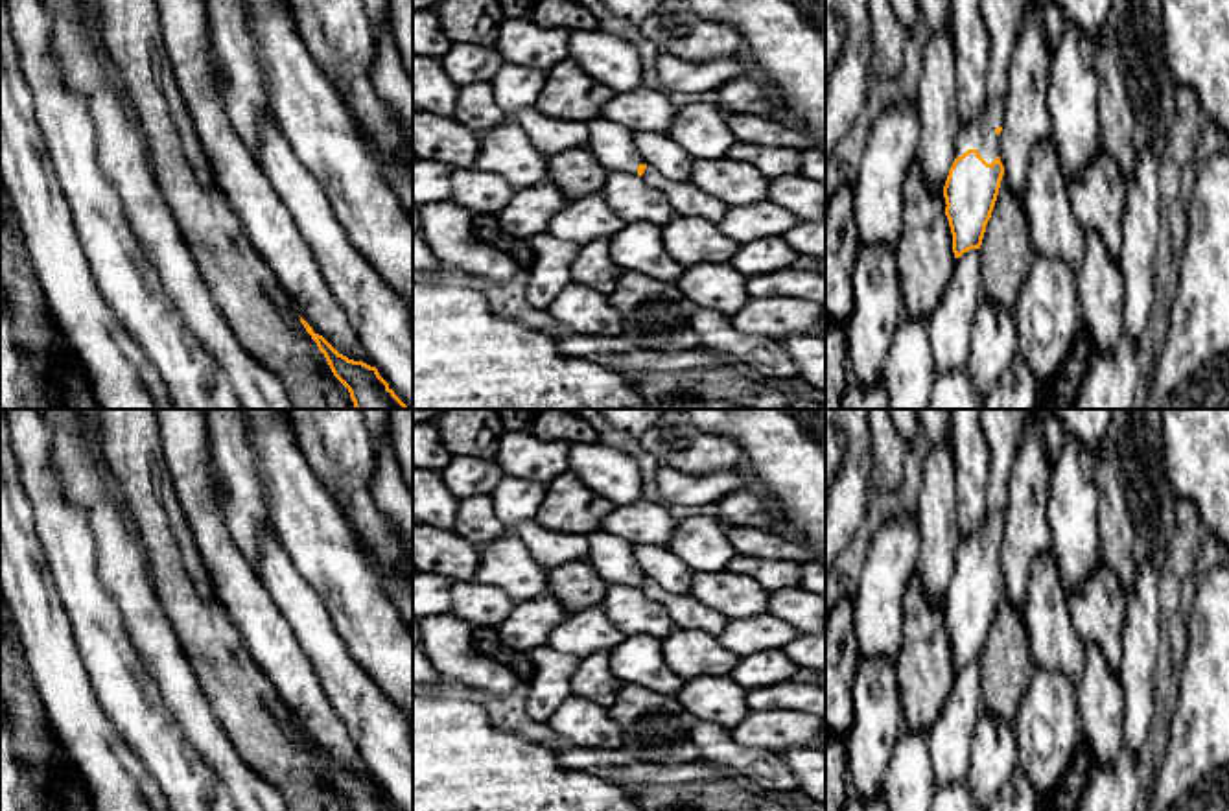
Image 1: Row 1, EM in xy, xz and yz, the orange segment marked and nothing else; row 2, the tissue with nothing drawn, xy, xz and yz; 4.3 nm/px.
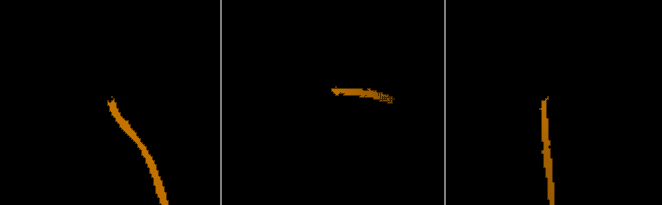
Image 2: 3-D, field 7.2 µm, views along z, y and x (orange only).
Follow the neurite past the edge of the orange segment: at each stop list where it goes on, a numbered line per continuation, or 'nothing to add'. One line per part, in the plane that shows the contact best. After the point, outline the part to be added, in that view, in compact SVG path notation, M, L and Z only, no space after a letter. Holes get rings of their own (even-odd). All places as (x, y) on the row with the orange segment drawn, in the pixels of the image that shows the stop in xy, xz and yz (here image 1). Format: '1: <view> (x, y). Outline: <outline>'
1: yz (979, 133). Outline: M988 94L982 112L975 120L962 120L954 140L954 157L962 157L967 149L977 149L978 155L991 164L1001 157L1001 135L997 135L995 129L1004 123L1006 107Z

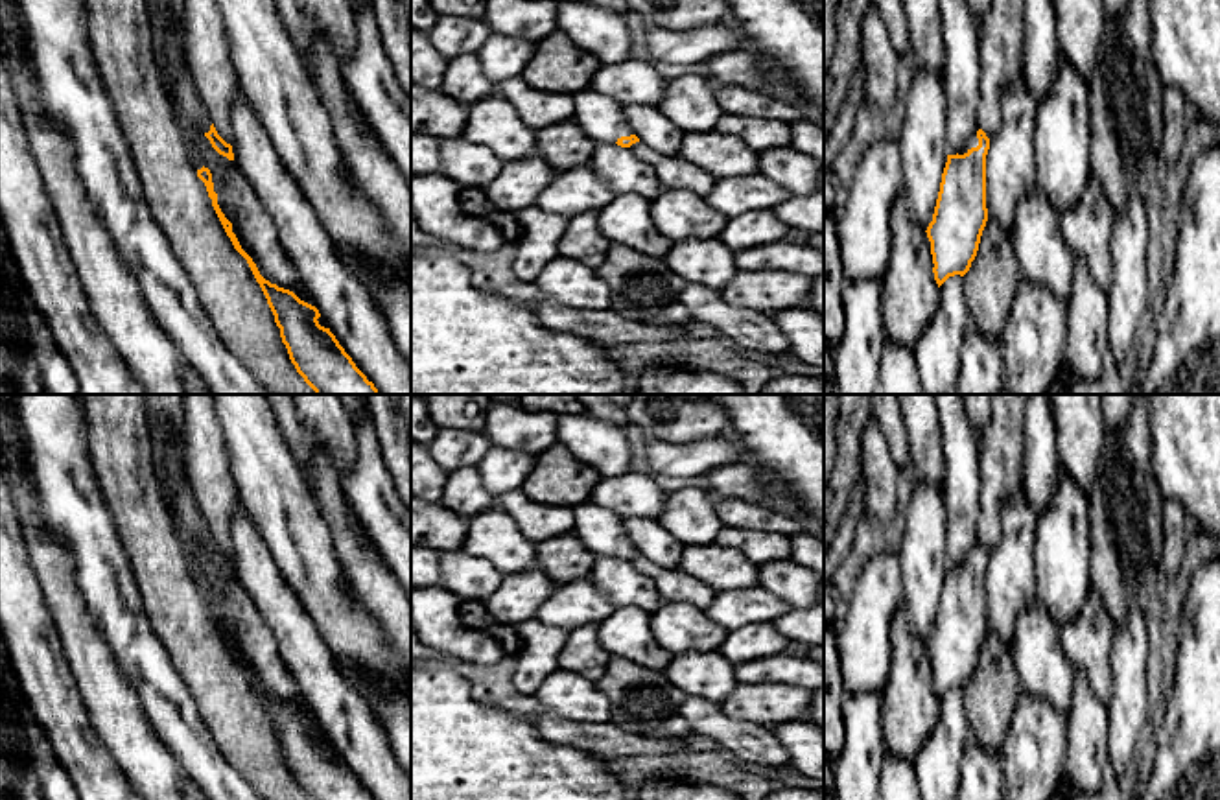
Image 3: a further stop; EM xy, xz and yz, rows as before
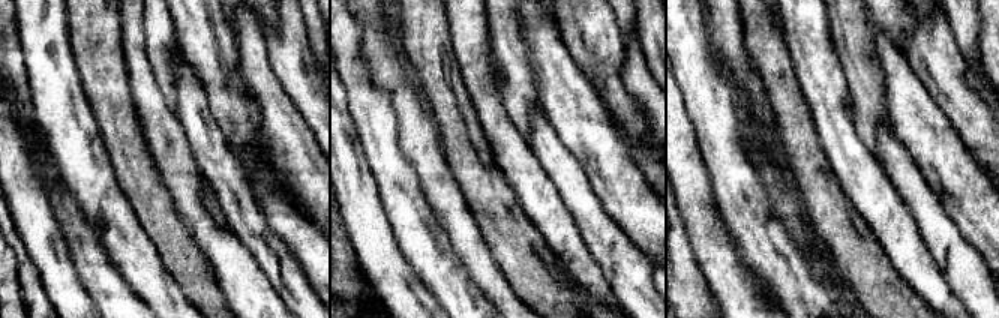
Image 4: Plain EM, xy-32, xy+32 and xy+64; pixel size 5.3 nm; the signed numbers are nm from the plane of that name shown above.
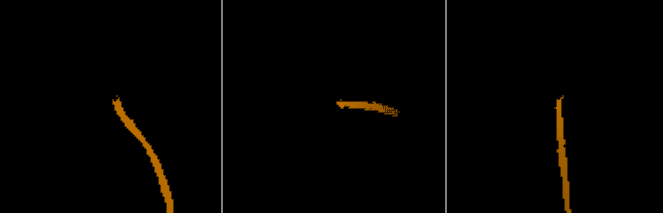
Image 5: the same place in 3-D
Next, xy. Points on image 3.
1: xy (188, 107). Outline: M177 39L170 41L168 57L170 70L173 74L173 92L170 100L173 103L181 129L184 131L184 125L192 122L201 133L208 133L212 122L203 107L203 101L199 100L190 68L182 55L181 42Z

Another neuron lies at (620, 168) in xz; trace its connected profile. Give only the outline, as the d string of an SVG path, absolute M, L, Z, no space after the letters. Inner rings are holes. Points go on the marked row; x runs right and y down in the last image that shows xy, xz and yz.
M597 144L588 166L616 195L634 194L652 201L663 190L654 170L638 159L630 147Z

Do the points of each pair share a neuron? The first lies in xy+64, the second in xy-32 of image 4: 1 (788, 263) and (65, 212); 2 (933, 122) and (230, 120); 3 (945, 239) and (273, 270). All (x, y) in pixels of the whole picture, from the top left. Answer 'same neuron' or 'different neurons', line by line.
1: same neuron
2: same neuron
3: same neuron

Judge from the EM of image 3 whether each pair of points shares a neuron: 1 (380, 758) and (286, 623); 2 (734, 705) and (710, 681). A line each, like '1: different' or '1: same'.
1: same
2: different

